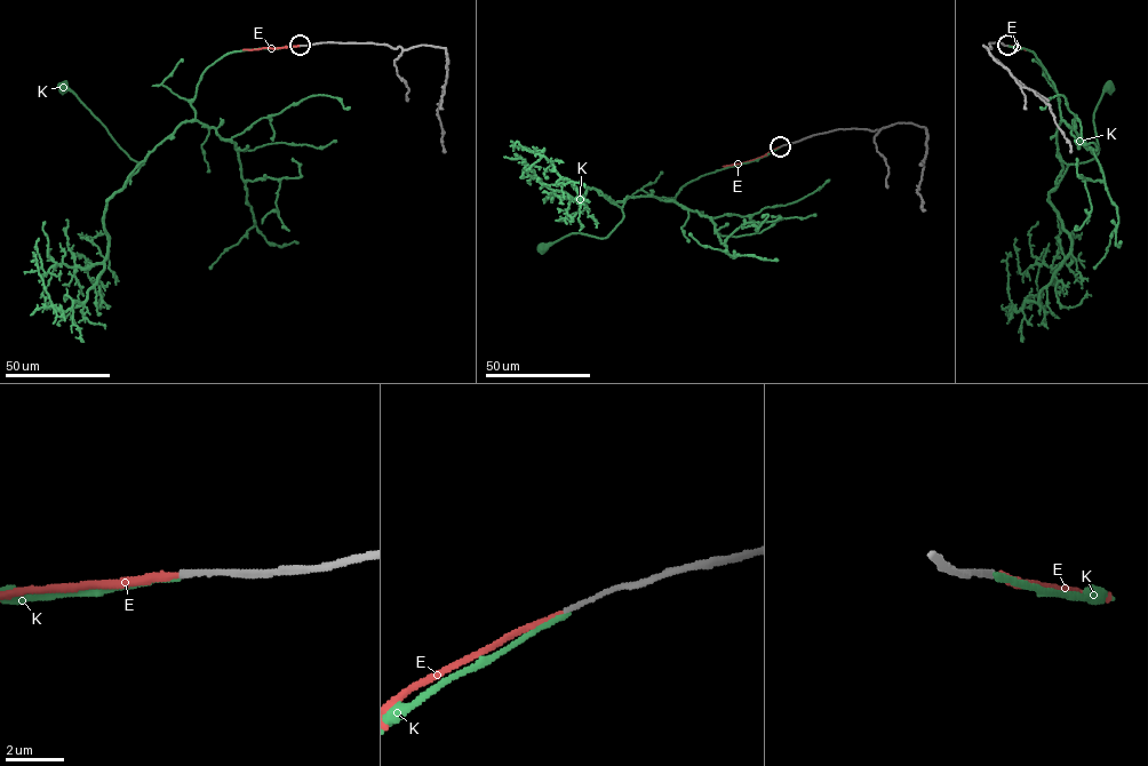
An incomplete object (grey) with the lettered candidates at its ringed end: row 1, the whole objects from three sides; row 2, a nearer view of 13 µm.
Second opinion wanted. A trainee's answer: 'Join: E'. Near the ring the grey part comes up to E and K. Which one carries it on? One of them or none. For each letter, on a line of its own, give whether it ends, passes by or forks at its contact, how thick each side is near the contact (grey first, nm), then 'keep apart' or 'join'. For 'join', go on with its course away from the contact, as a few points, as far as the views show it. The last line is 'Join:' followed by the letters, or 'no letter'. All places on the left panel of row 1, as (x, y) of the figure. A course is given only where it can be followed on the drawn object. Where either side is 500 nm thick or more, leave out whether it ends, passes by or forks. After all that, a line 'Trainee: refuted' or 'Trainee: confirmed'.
E: it ends; calibres 190 and 180 nm; join; course (300, 45), (244, 49)
K: it ends; calibres 190 and 200 nm; keep apart
Join: E
Trainee: confirmed

